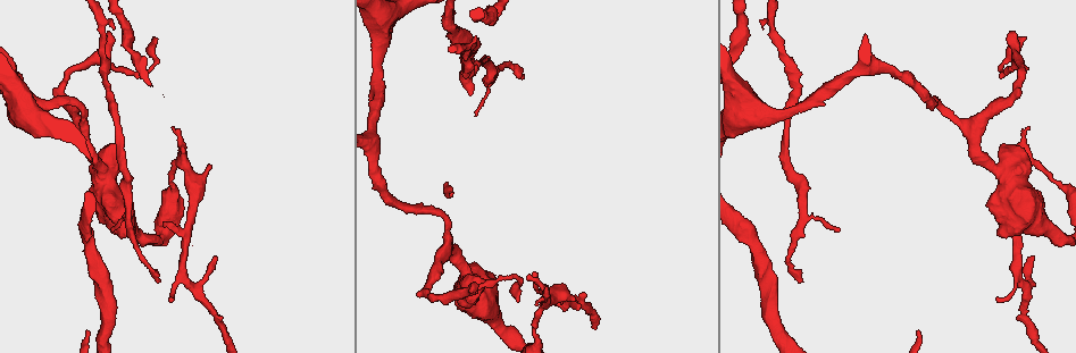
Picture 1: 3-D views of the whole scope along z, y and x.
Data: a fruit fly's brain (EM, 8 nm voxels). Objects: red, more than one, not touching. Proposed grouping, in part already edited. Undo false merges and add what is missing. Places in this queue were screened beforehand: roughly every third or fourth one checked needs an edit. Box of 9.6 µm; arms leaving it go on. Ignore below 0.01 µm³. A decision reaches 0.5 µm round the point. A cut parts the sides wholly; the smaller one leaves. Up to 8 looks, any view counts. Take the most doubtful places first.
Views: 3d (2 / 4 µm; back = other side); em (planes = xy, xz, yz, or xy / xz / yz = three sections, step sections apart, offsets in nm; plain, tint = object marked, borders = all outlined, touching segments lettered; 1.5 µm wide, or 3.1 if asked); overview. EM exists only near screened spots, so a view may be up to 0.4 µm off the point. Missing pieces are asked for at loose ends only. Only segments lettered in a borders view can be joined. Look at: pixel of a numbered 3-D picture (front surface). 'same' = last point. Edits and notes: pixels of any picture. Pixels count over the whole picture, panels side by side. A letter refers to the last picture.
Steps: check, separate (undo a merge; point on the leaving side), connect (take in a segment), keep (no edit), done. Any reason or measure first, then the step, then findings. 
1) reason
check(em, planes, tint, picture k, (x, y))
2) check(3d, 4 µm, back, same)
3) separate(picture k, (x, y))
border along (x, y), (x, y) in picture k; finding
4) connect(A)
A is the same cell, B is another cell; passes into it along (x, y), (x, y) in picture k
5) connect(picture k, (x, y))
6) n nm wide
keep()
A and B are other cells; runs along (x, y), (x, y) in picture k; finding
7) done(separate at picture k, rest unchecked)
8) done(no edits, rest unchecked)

thin neck
check(em, xz, step 8, borders, picture 1, (181, 161))

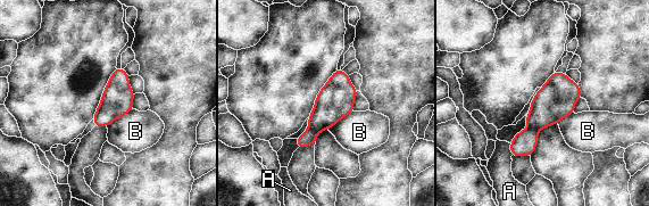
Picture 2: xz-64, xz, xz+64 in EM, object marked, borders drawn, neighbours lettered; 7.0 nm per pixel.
check(em, planes, borders, same)

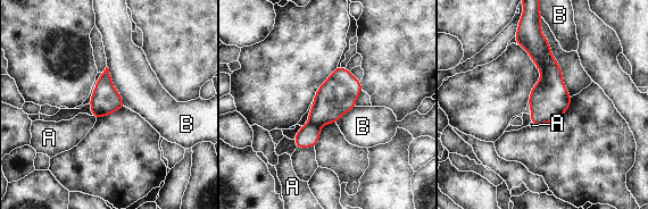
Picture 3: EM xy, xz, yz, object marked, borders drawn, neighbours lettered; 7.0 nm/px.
separate(picture 3, (335, 97))
A and B are other cells; a second cell is stuck on

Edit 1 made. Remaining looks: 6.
free end
check(3d, 4 µm, back, picture 1, (159, 282))

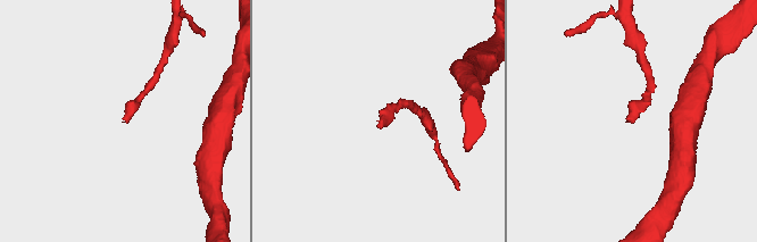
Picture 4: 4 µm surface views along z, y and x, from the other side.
need the tissue
check(em, xz, step 4, borders, picture 4, (381, 121))

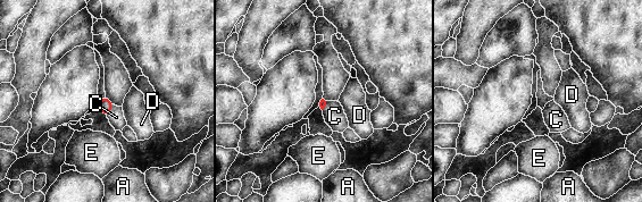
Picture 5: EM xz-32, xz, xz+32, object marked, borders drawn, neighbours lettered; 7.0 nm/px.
check(em, planes, borders, same)

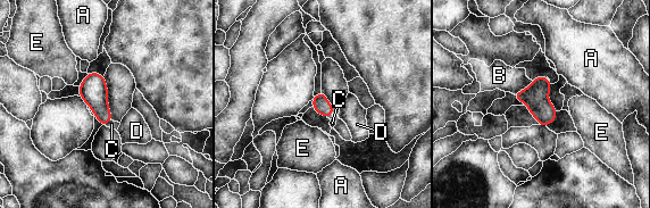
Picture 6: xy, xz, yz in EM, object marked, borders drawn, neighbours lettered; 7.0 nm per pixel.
110 nm wide
connect(C)
C is the same cell, A, B, D and E are other cells; passes into it along (93, 90), (107, 122), (111, 124) in picture 6; it goes on there

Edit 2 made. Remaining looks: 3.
redraw
check(overview)

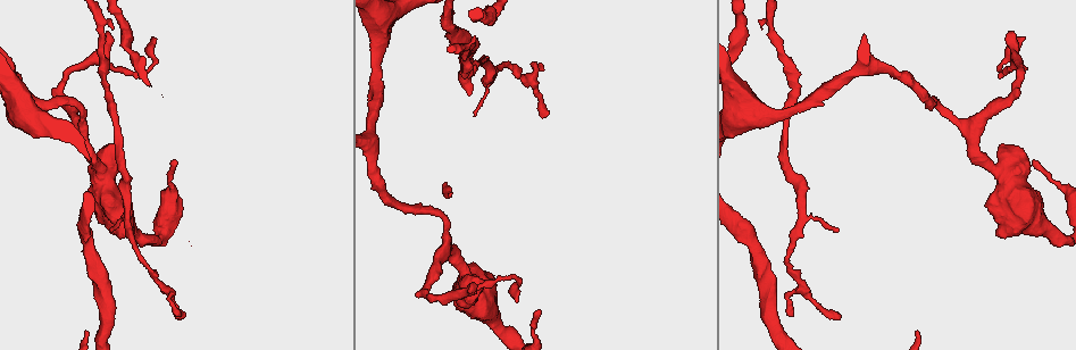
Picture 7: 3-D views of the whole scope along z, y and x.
free end
check(em, planes, borders, picture 7, (540, 116))

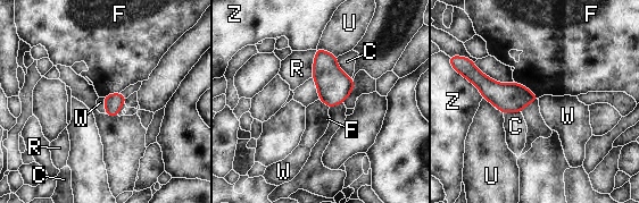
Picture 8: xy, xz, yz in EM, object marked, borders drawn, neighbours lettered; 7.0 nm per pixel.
130 nm wide
keep()
C, F, R, U, W and Z are other cells; border along (102, 98), (107, 113) in picture 8; none of them fits

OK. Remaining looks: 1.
done(separate at picture 3, connect at picture 6, rest unchecked)

